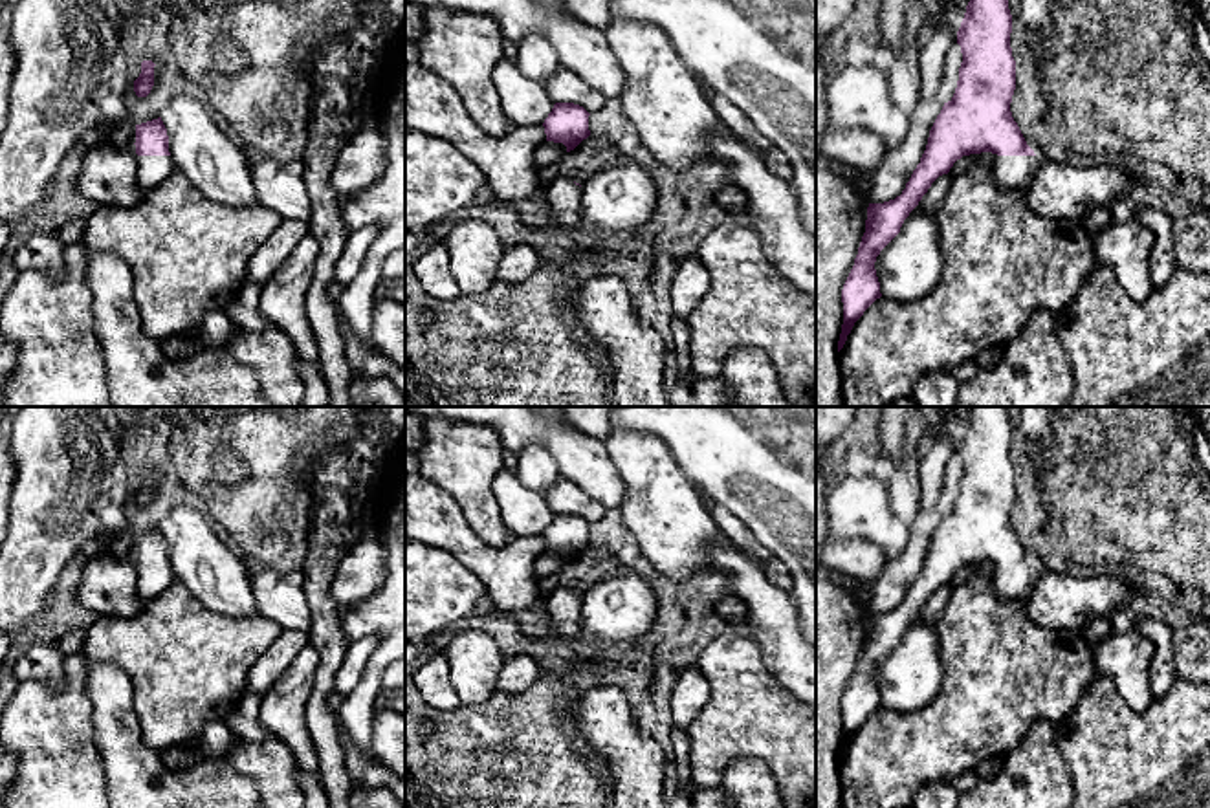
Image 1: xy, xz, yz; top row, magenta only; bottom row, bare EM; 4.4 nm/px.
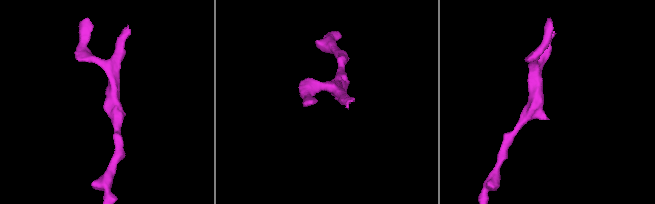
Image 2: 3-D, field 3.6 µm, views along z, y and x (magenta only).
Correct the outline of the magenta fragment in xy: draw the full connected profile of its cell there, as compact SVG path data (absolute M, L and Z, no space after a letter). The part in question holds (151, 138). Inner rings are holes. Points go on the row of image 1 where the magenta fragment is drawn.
M161 117L136 125L136 143L132 152L138 159L138 185L145 194L176 170Z

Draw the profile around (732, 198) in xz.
M726 183L715 192L715 202L722 211L739 214L746 211L748 196L739 185Z

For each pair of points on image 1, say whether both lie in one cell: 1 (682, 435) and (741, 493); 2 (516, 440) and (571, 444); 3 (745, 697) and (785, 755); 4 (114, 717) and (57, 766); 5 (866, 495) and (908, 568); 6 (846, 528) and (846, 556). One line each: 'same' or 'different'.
1: same
2: same
3: same
4: different
5: different
6: different

